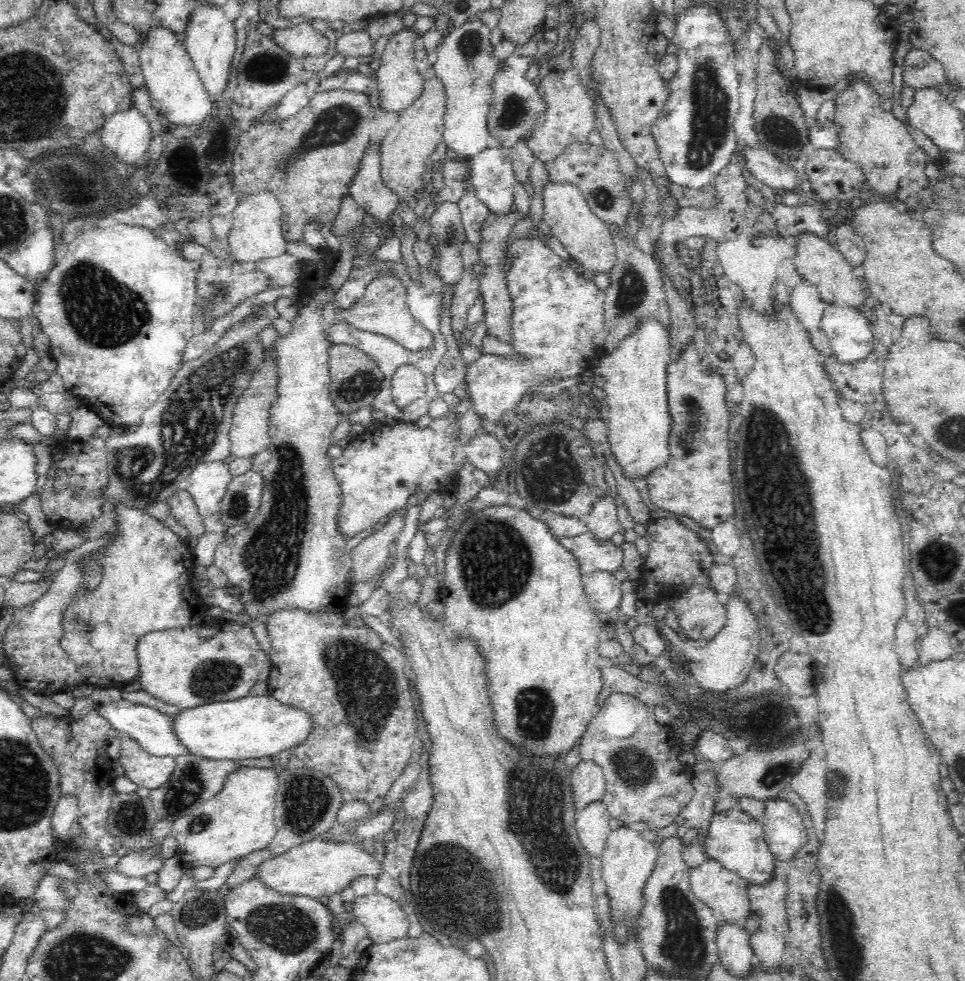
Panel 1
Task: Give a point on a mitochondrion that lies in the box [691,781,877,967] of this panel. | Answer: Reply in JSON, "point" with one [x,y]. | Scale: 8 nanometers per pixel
{"point":[835,906]}

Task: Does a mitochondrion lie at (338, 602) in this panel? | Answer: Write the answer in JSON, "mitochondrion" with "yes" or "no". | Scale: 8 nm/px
{"mitochondrion":"no"}

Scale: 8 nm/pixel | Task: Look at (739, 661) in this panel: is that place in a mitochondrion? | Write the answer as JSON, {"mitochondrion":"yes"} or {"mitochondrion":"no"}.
{"mitochondrion":"no"}

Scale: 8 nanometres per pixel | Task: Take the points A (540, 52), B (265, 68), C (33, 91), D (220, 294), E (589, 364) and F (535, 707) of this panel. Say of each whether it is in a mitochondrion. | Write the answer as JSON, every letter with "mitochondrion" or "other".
{"A":"other","B":"mitochondrion","C":"mitochondrion","D":"mitochondrion","E":"other","F":"mitochondrion"}

